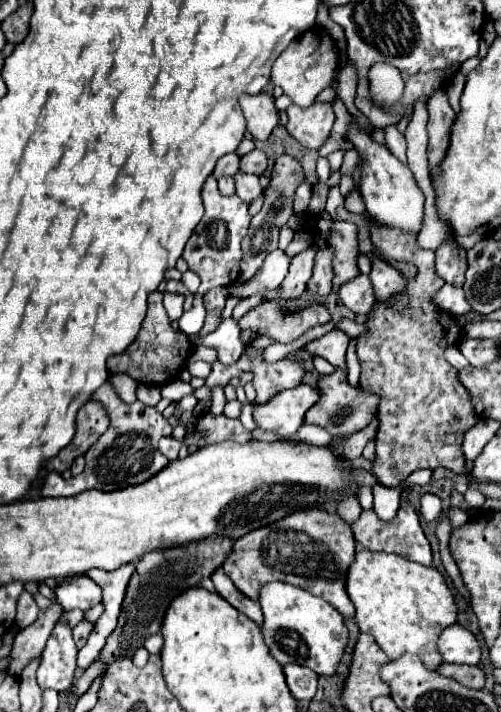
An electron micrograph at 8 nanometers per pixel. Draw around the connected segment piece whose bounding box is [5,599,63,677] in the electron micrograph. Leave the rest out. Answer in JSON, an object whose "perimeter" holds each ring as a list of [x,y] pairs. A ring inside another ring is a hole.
{"perimeter":[[[53,599],[53,607],[51,609],[41,611],[41,615],[37,617],[35,623],[31,623],[29,627],[21,629],[15,635],[11,653],[7,655],[7,659],[9,659],[9,667],[5,671],[7,675],[21,677],[21,671],[25,669],[27,663],[31,663],[35,659],[41,659],[45,643],[47,643],[47,637],[51,635],[51,631],[55,627],[55,623],[59,621],[61,613],[63,611],[61,611],[59,603]]]}

